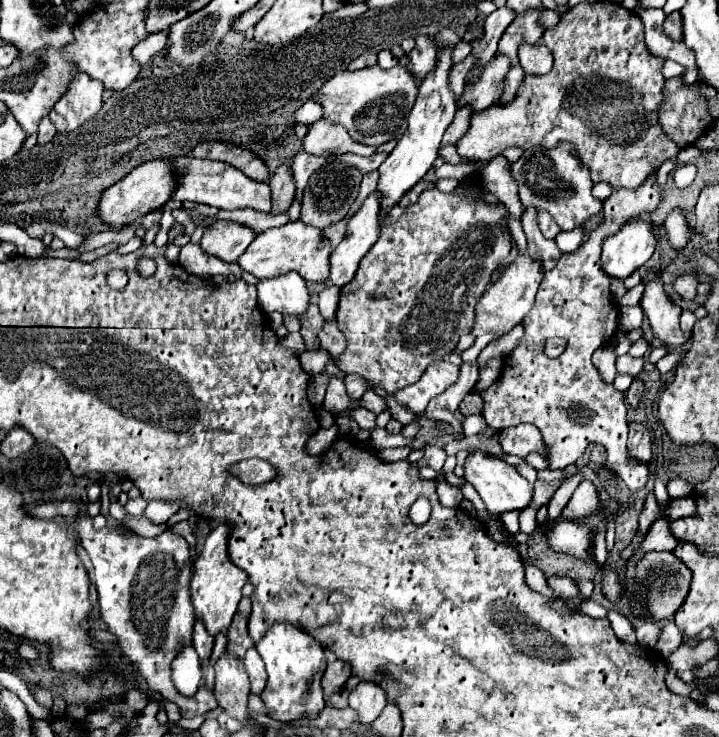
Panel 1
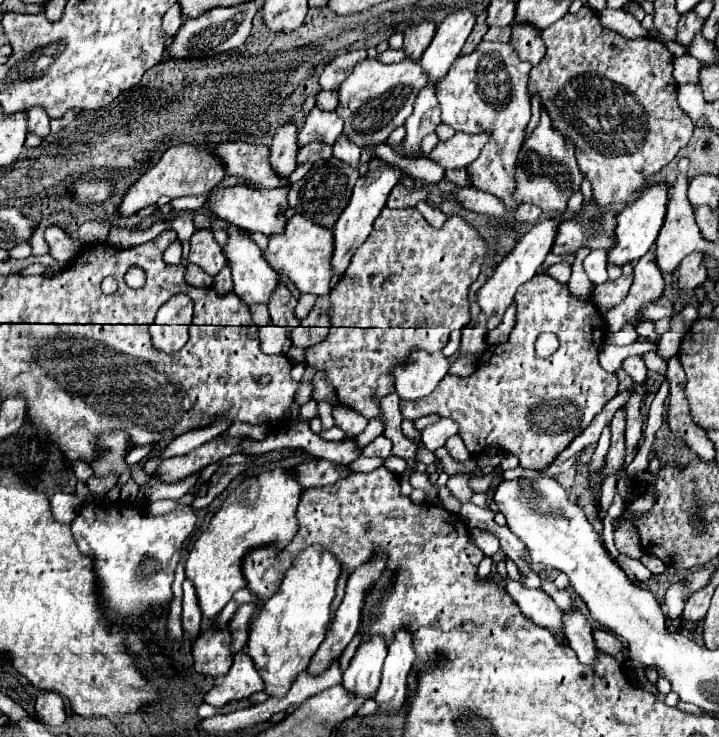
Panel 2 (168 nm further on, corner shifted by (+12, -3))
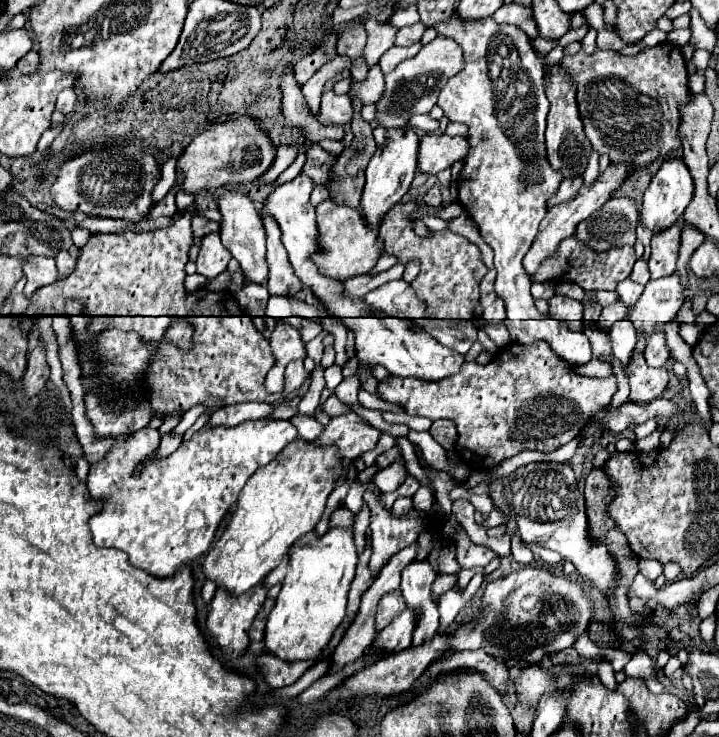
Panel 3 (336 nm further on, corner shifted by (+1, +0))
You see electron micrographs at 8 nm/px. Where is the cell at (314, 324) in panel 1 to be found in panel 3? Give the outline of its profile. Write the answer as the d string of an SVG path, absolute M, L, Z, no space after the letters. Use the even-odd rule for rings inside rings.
M271 218L263 220L267 230L267 262L269 262L269 282L267 290L273 296L297 296L303 290L301 280L293 274L287 258L287 250L281 244L281 234Z

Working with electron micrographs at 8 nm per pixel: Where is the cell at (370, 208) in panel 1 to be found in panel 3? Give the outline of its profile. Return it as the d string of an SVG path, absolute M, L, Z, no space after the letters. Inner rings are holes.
M377 126L373 130L377 152L371 158L367 170L365 170L365 188L361 196L361 212L367 222L367 226L379 226L385 218L385 214L403 198L403 194L409 190L415 174L417 174L417 154L419 154L419 136L411 128L399 128L399 130L383 130Z

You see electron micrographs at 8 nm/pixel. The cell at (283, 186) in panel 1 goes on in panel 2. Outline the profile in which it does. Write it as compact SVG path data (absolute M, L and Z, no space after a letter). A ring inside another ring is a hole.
M284 123L282 127L276 129L272 137L272 147L270 147L270 163L272 169L278 171L278 175L288 177L294 167L296 167L296 155L298 155L298 129L296 123Z

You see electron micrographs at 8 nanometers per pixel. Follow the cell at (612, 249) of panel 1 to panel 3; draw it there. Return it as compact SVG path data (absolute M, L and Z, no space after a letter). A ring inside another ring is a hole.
M673 158L673 160L663 162L663 166L651 178L649 188L643 194L643 204L641 204L641 210L639 210L641 224L645 228L649 228L653 234L667 230L669 226L673 226L683 216L687 204L691 202L691 194L693 194L693 180L691 180L687 166L683 166L683 160Z

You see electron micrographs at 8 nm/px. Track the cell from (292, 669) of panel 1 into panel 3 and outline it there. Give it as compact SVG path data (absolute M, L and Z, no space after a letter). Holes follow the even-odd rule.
M331 528L323 536L309 532L293 544L287 576L281 582L281 592L265 628L265 646L269 654L285 662L313 660L321 654L345 618L347 594L355 578L355 566L357 552L353 544L353 530Z

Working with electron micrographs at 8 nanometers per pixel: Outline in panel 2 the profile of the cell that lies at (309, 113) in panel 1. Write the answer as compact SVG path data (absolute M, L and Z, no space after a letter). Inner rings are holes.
M320 91L318 93L318 101L316 107L320 107L322 111L334 111L338 105L338 91Z

